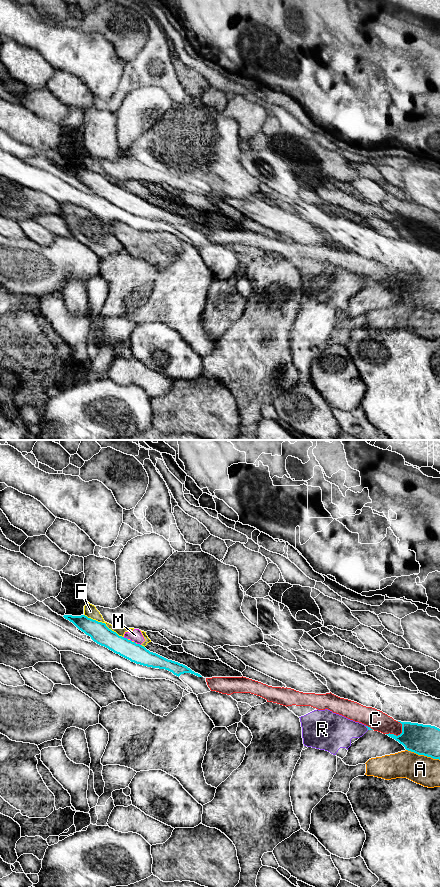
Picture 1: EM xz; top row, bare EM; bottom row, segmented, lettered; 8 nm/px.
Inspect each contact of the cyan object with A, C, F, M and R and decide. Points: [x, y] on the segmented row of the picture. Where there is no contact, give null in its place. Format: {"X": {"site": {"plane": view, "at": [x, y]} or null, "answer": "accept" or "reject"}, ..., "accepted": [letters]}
{"A": {"site": {"plane": "xz", "at": [423, 754]}, "answer": "reject"}, "C": {"site": {"plane": "xz", "at": [398, 735]}, "answer": "reject"}, "F": {"site": {"plane": "xz", "at": [104, 623]}, "answer": "reject"}, "M": {"site": {"plane": "xz", "at": [125, 638]}, "answer": "reject"}, "R": {"site": {"plane": "xz", "at": [367, 727]}, "answer": "reject"}, "accepted": []}

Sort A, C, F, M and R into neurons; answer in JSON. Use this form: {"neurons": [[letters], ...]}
{"neurons": [["A"], ["C"], ["F", "M"], ["R"]]}

